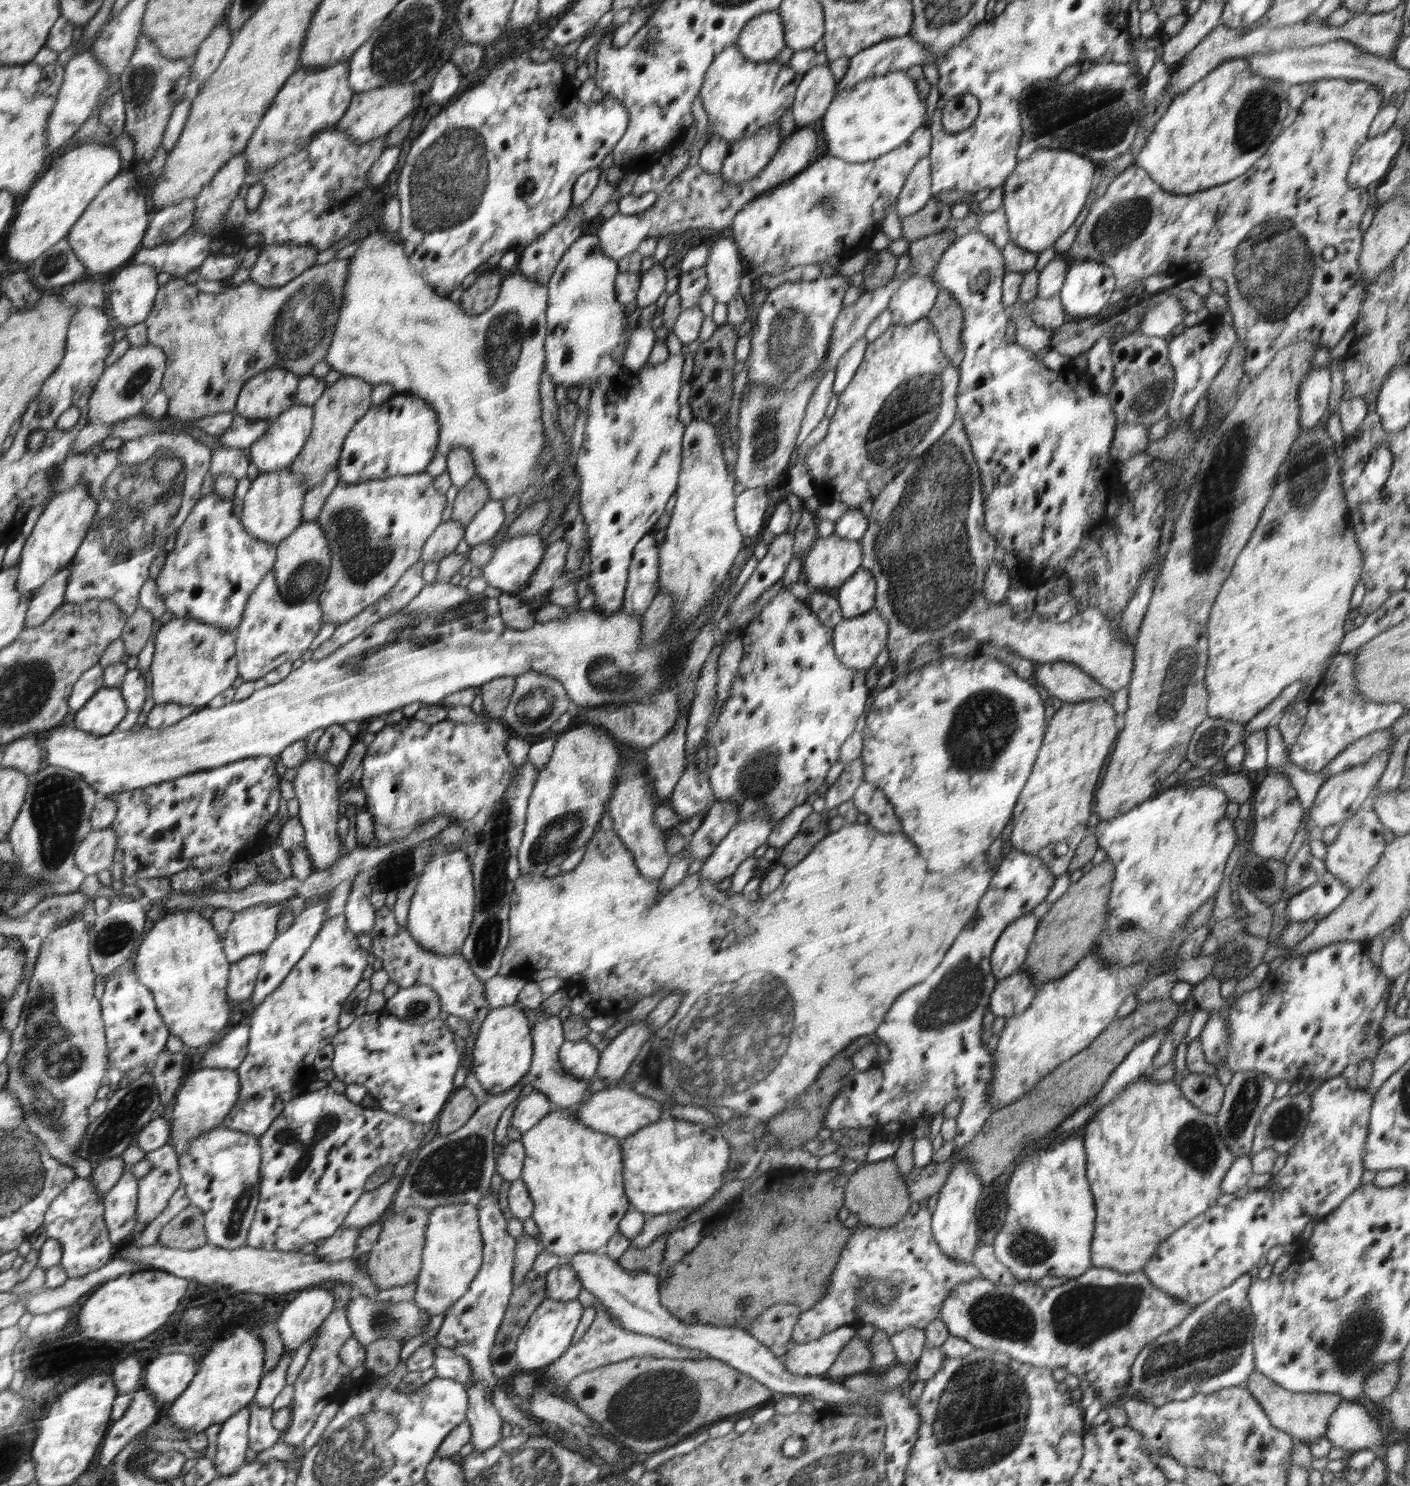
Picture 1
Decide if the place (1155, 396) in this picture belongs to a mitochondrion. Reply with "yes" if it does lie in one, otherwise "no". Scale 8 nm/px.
yes

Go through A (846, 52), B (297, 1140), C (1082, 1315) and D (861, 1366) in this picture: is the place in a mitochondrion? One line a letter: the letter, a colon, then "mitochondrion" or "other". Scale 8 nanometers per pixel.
A: other
B: mitochondrion
C: mitochondrion
D: other

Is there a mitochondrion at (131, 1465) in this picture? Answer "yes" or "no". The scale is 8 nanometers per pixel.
yes

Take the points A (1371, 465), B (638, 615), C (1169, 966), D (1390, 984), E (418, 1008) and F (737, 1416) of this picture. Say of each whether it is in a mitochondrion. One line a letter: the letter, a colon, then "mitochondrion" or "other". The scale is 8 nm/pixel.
A: other
B: other
C: other
D: other
E: mitochondrion
F: other

